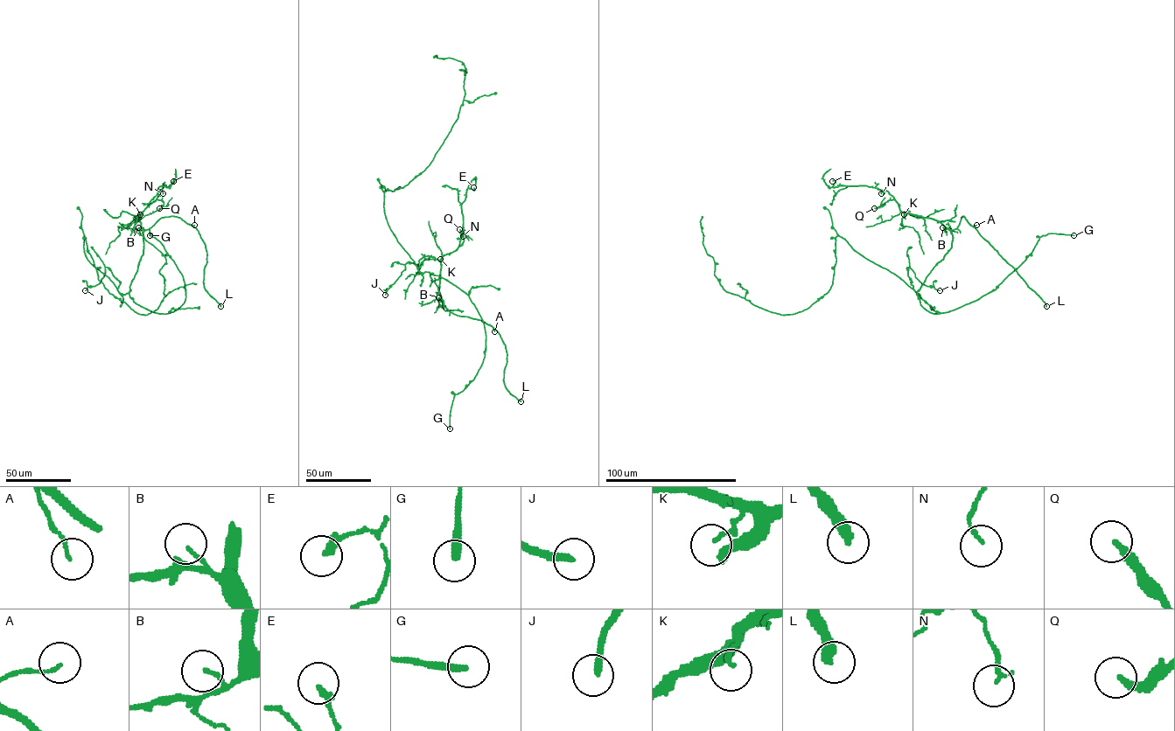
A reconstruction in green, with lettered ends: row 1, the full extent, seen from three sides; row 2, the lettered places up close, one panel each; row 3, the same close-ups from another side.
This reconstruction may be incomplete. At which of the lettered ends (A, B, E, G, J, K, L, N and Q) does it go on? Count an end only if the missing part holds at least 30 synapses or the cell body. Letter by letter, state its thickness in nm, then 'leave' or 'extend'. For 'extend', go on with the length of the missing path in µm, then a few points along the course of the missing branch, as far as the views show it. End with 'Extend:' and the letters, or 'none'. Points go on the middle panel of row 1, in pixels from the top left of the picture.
A: 110 nm | leave
B: 110 nm | leave
E: 220 nm | leave
G: 280 nm | extend | 180 µm
J: 240 nm | leave
K: 130 nm | leave
L: 280 nm | leave
N: 140 nm | leave
Q: 240 nm | extend | 50 µm | (459, 229), (456, 219), (465, 213), (472, 198), (470, 191), (462, 192)
Extend: G, Q

